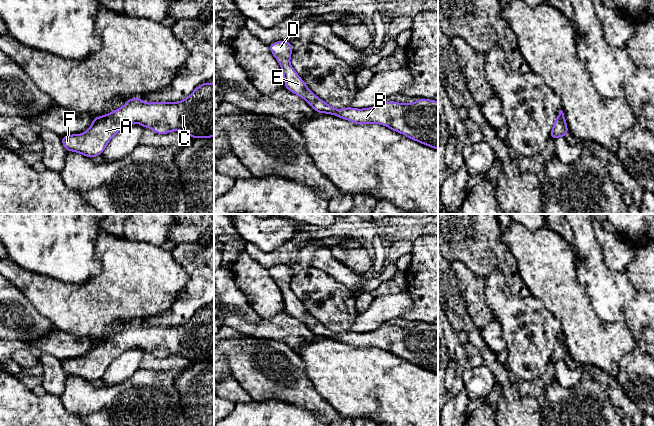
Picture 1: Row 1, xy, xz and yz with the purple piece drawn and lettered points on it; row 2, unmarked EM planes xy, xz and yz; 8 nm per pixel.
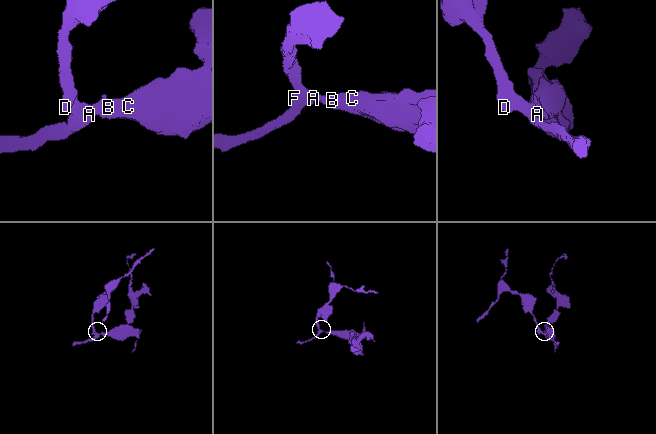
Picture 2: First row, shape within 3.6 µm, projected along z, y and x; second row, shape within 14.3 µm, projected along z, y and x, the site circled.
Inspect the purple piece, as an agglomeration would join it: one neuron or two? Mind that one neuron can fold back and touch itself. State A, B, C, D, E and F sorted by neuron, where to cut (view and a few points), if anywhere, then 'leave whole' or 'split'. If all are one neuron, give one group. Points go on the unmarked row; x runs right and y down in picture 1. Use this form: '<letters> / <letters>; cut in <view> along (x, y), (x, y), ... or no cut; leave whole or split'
A B C D E F; no cut; leave whole

